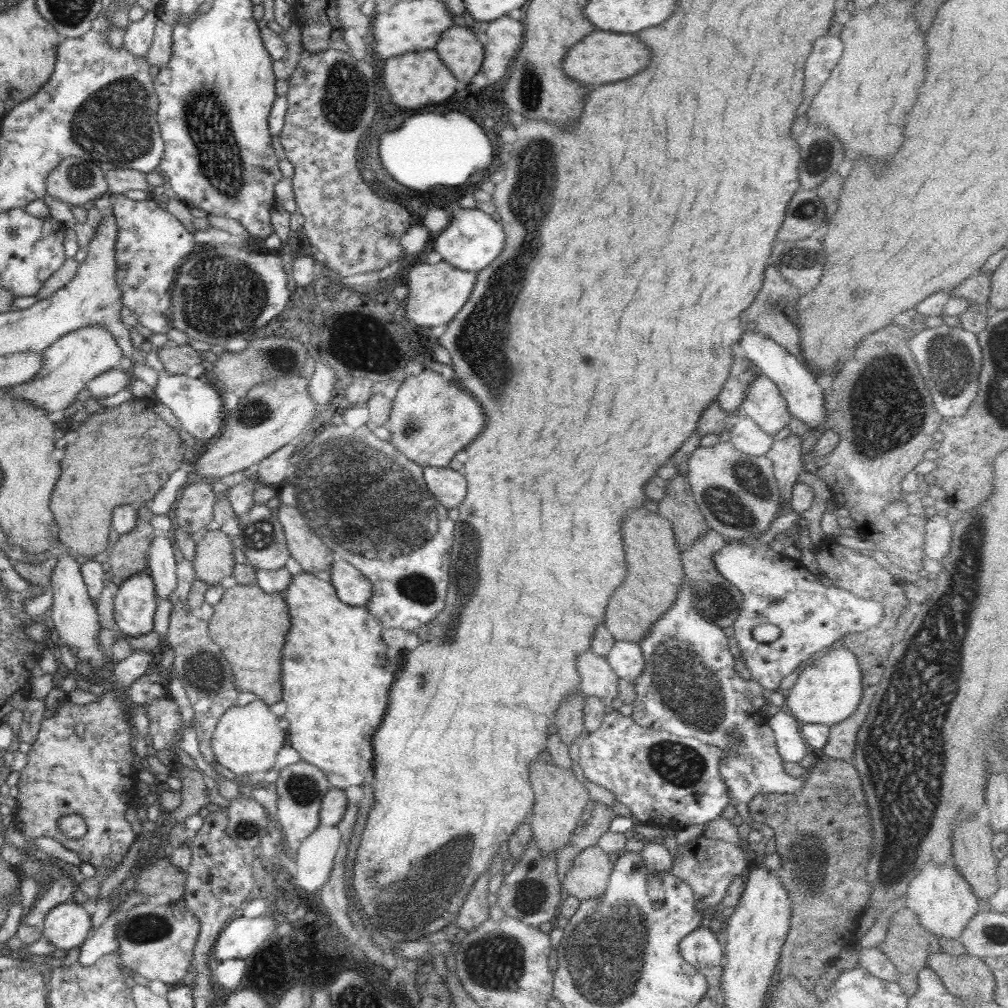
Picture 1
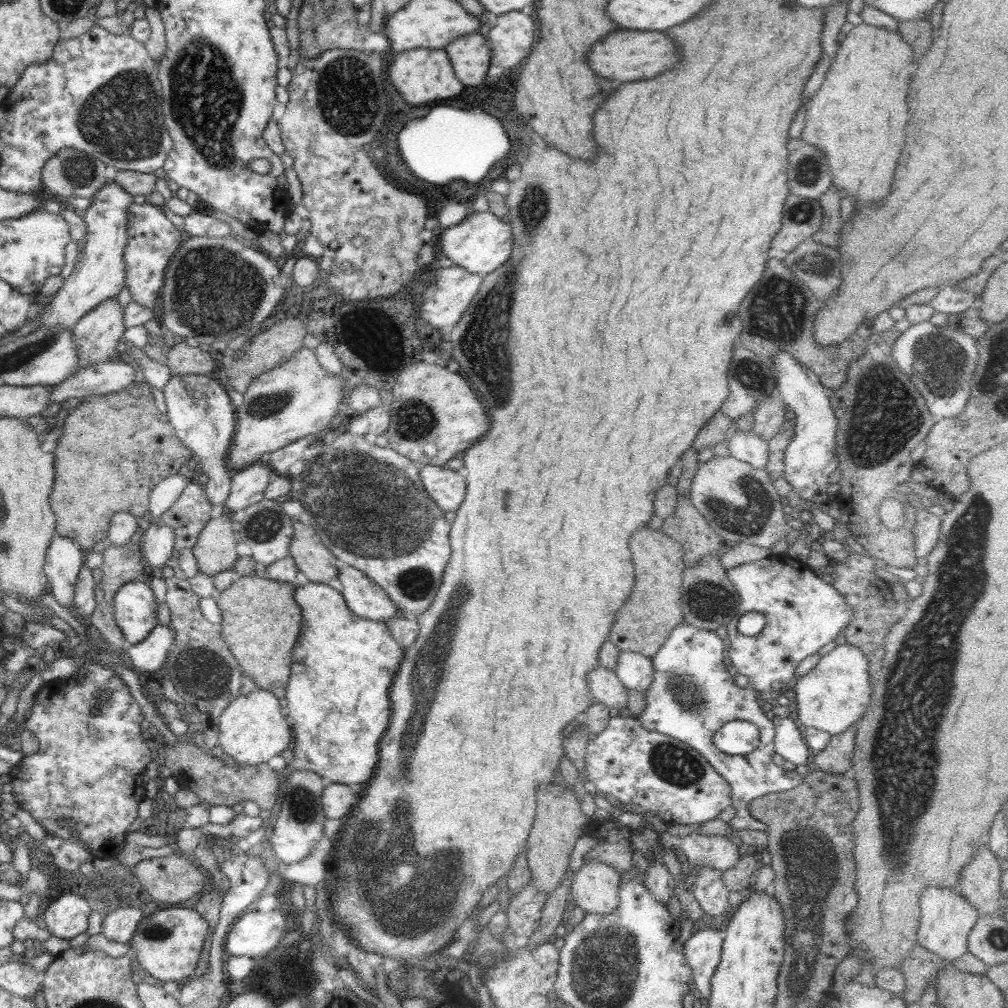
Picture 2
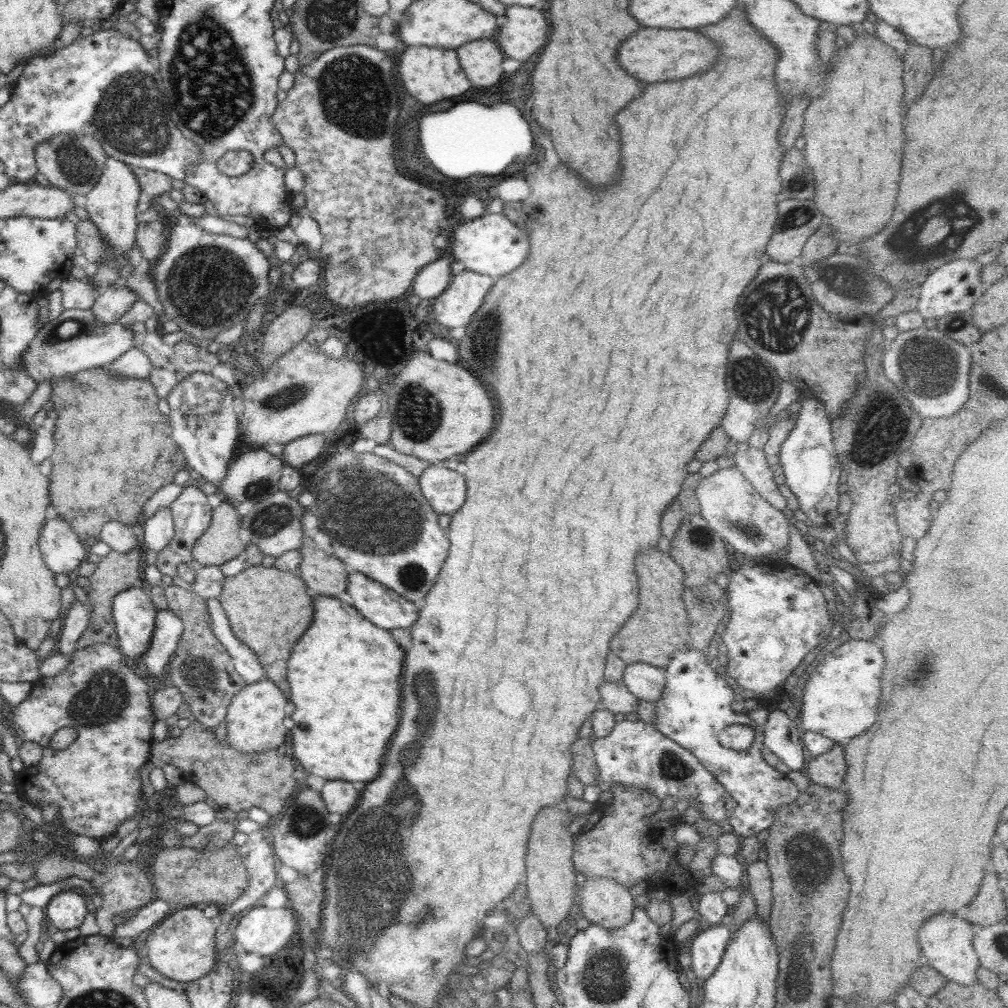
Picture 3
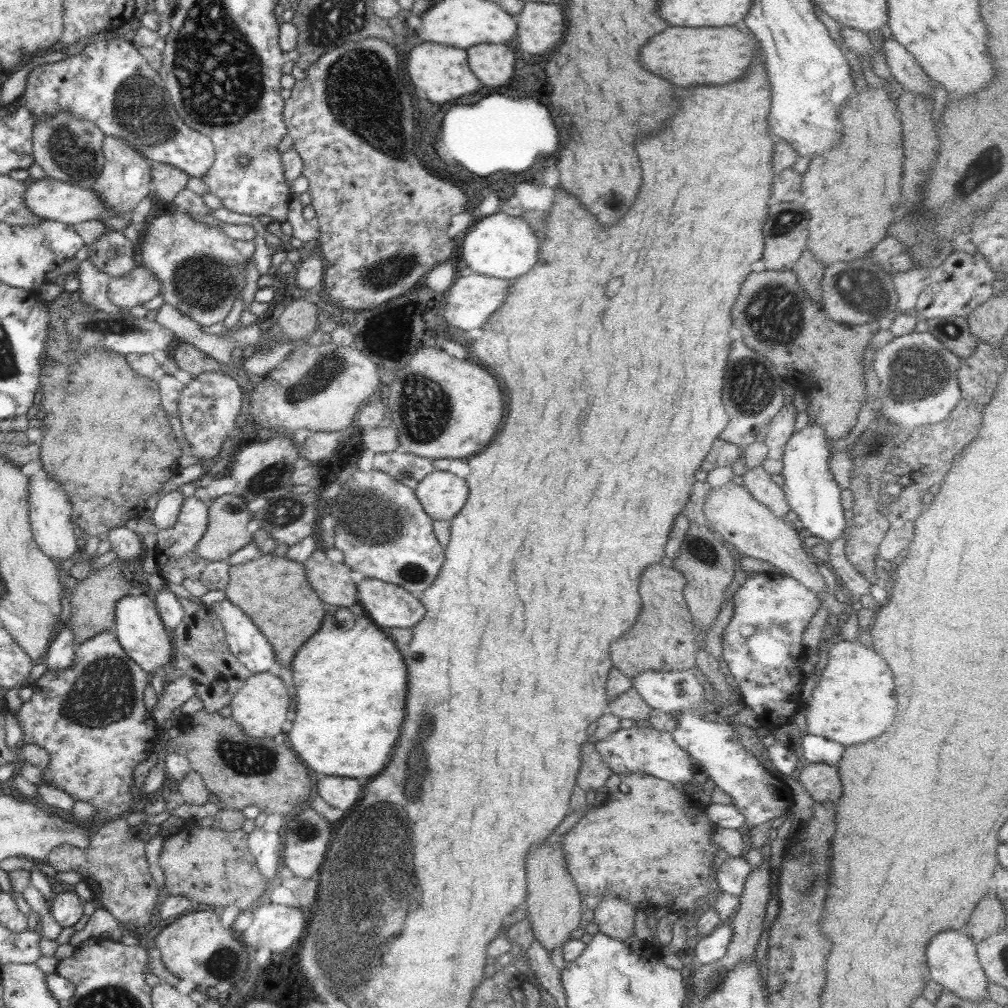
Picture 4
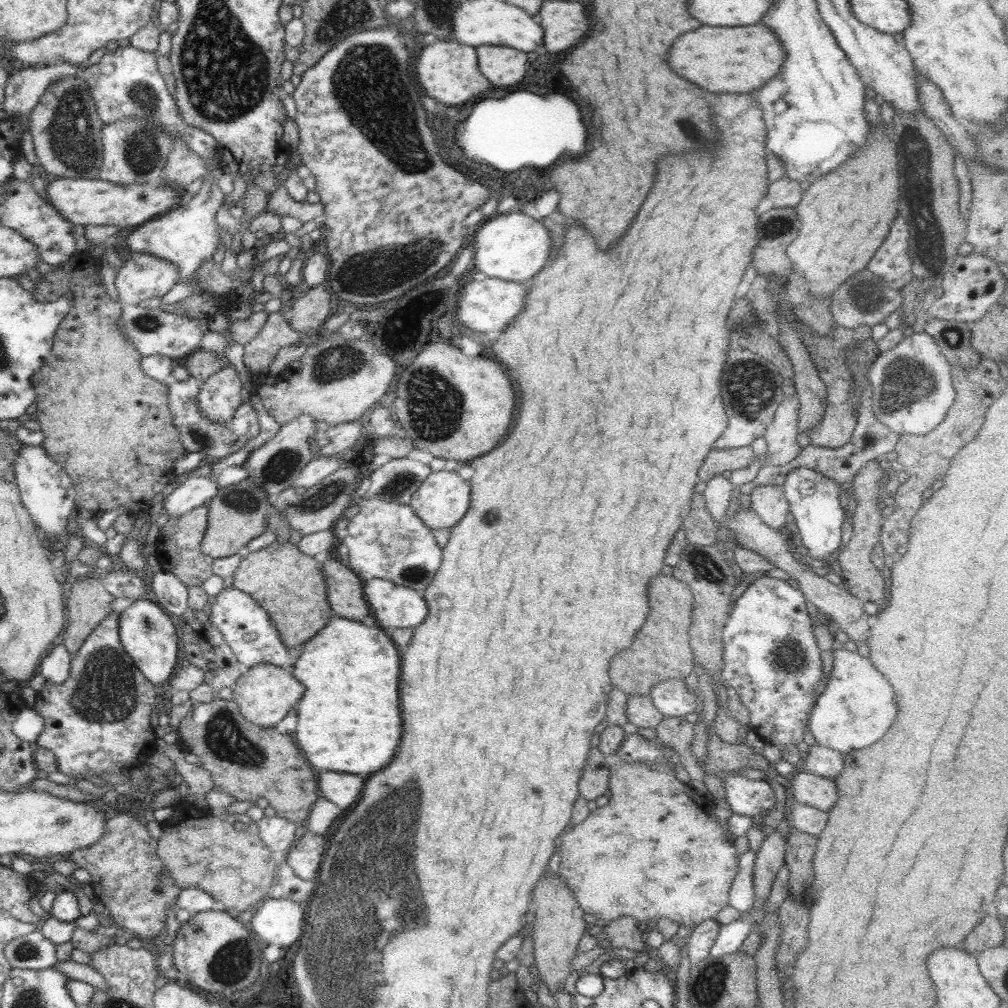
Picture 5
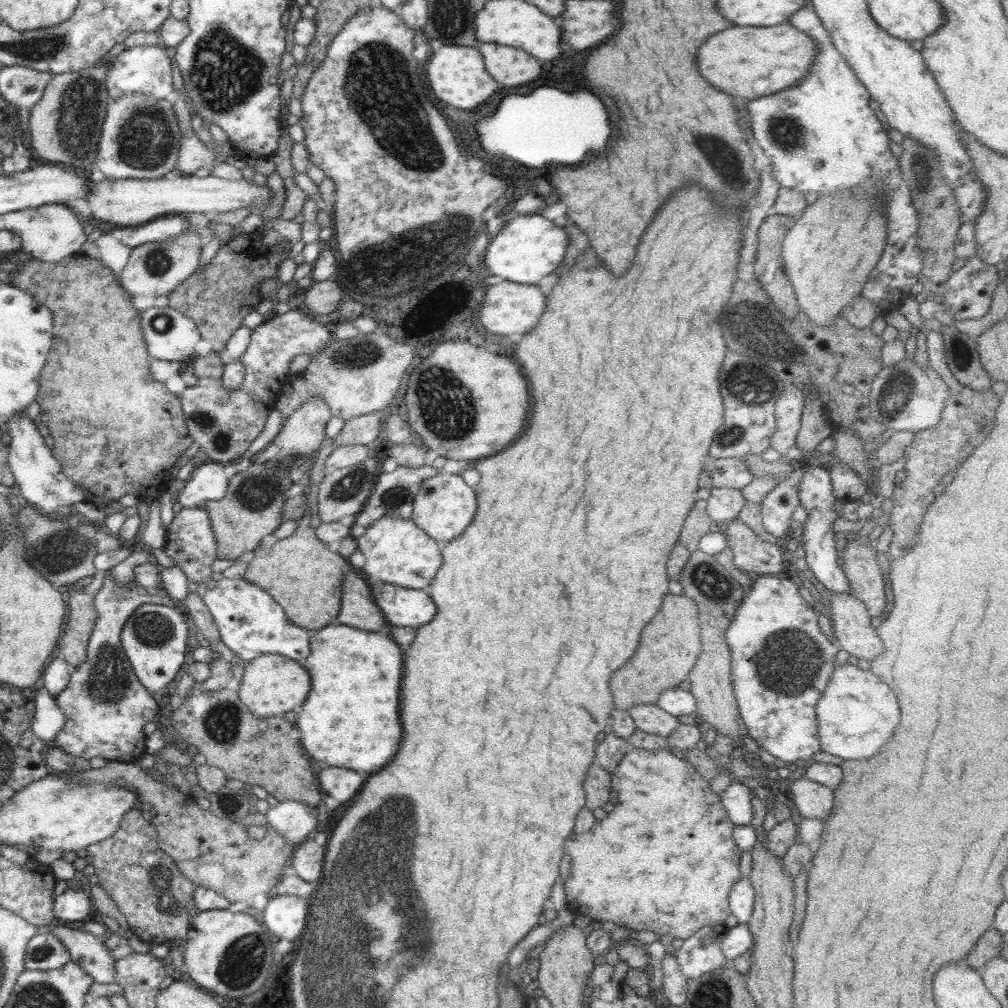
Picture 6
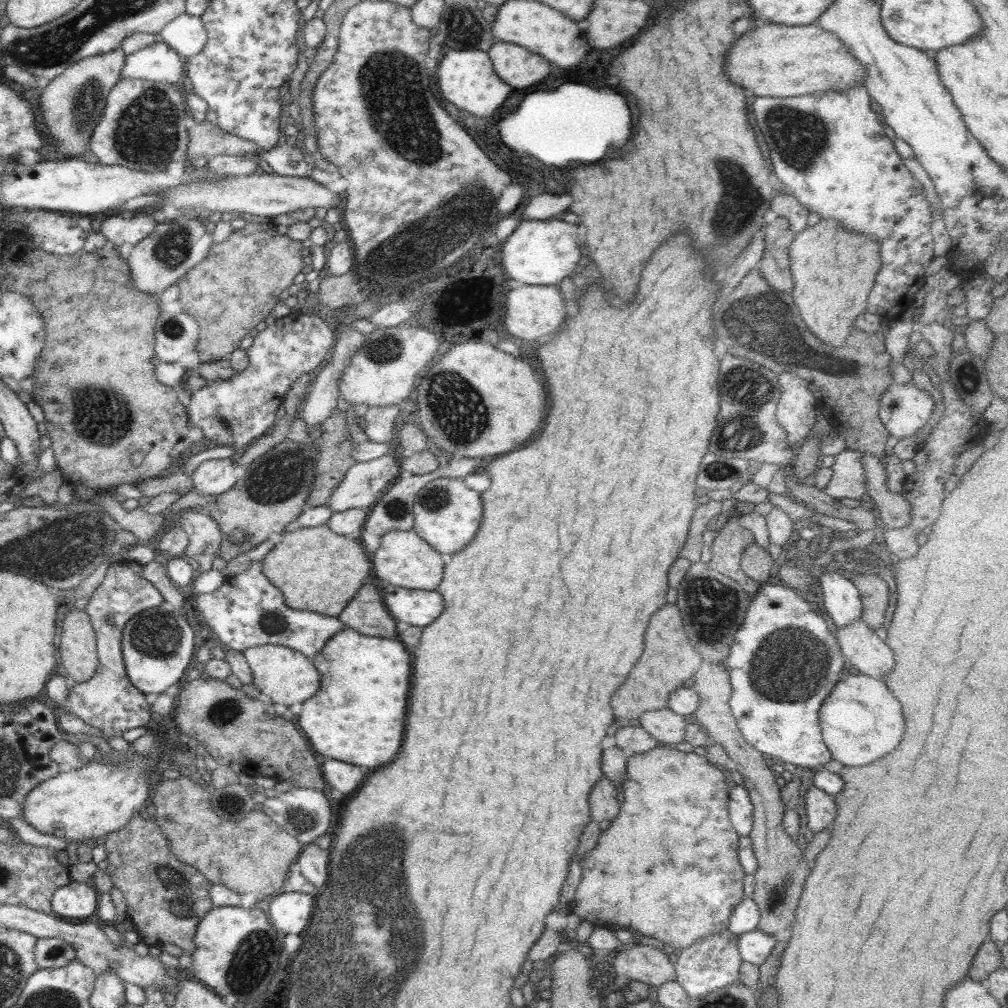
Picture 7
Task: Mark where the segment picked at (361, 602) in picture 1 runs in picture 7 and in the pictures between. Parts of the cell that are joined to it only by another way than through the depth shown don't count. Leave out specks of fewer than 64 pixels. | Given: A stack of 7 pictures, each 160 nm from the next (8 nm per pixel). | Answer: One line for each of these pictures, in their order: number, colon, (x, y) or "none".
2: (366, 599)
3: (385, 608)
4: (386, 605)
5: (394, 606)
6: (401, 606)
7: (416, 607)

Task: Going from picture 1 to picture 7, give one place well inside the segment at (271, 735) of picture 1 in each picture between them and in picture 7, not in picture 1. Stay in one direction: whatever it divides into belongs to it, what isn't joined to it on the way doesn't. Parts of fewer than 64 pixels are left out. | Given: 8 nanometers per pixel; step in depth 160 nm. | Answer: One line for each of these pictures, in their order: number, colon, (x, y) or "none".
2: (252, 728)
3: (254, 717)
4: (260, 707)
5: (264, 694)
6: (272, 684)
7: (286, 676)

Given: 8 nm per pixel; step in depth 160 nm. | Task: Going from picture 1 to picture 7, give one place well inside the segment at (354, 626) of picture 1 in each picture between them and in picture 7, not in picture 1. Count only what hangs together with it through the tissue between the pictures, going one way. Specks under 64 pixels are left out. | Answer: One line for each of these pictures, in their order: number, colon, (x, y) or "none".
2: (342, 665)
3: (344, 672)
4: (350, 678)
5: (349, 720)
6: (350, 718)
7: (364, 683)

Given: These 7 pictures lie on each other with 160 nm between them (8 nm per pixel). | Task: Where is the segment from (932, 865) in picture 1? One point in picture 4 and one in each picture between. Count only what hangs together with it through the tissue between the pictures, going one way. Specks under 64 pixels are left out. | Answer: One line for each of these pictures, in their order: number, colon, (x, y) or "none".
2: (947, 918)
3: (946, 940)
4: (952, 958)

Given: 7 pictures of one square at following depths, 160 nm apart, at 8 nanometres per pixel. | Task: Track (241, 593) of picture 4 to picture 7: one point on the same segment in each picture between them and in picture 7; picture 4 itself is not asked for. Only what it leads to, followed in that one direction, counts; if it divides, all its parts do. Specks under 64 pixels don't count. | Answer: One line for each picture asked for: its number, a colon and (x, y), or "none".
5: (290, 585)
6: (300, 572)
7: (316, 569)

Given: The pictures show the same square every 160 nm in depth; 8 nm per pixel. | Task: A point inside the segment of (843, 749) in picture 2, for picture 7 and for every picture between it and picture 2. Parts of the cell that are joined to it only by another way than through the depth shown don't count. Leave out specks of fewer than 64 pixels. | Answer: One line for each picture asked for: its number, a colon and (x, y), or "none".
3: (828, 769)
4: (823, 782)
5: (810, 789)
6: (814, 800)
7: (821, 811)

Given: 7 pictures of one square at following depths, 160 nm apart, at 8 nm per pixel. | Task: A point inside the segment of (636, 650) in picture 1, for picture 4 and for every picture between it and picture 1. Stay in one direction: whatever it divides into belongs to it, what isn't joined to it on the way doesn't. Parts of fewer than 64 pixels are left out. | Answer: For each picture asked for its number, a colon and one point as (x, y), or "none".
2: (635, 670)
3: (645, 681)
4: (670, 691)

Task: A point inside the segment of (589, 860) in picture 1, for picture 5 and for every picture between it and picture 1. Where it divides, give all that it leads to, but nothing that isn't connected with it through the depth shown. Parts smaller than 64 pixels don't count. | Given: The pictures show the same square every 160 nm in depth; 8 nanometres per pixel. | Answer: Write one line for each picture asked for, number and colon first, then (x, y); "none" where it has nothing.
2: (595, 887)
3: (603, 901)
4: (615, 917)
5: (623, 932)

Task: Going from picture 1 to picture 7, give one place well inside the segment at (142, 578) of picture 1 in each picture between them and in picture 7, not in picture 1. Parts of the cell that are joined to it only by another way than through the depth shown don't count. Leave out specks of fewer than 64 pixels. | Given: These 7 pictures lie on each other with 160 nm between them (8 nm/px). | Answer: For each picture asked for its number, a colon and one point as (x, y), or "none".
2: (135, 608)
3: (134, 614)
4: (139, 629)
5: (146, 631)
6: (155, 637)
7: (157, 645)

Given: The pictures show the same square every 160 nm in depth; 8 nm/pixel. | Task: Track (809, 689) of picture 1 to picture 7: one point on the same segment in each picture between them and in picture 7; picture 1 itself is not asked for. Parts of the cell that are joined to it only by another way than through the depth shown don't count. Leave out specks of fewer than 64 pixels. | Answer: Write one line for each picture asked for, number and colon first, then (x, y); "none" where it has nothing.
2: (832, 696)
3: (840, 697)
4: (853, 702)
5: (858, 707)
6: (856, 715)
7: (860, 721)

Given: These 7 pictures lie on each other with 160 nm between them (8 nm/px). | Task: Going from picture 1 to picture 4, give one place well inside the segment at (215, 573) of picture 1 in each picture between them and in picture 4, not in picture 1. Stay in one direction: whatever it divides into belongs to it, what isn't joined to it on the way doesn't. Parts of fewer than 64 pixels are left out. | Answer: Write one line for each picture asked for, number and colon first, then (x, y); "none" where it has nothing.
2: (215, 550)
3: (222, 540)
4: (226, 533)

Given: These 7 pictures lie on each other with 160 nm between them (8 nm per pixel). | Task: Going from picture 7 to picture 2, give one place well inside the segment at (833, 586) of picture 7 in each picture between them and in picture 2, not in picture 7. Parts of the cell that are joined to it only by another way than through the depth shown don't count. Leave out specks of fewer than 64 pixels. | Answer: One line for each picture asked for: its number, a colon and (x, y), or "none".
2: (809, 460)
3: (810, 463)
4: (812, 492)
5: (813, 499)
6: (815, 493)

